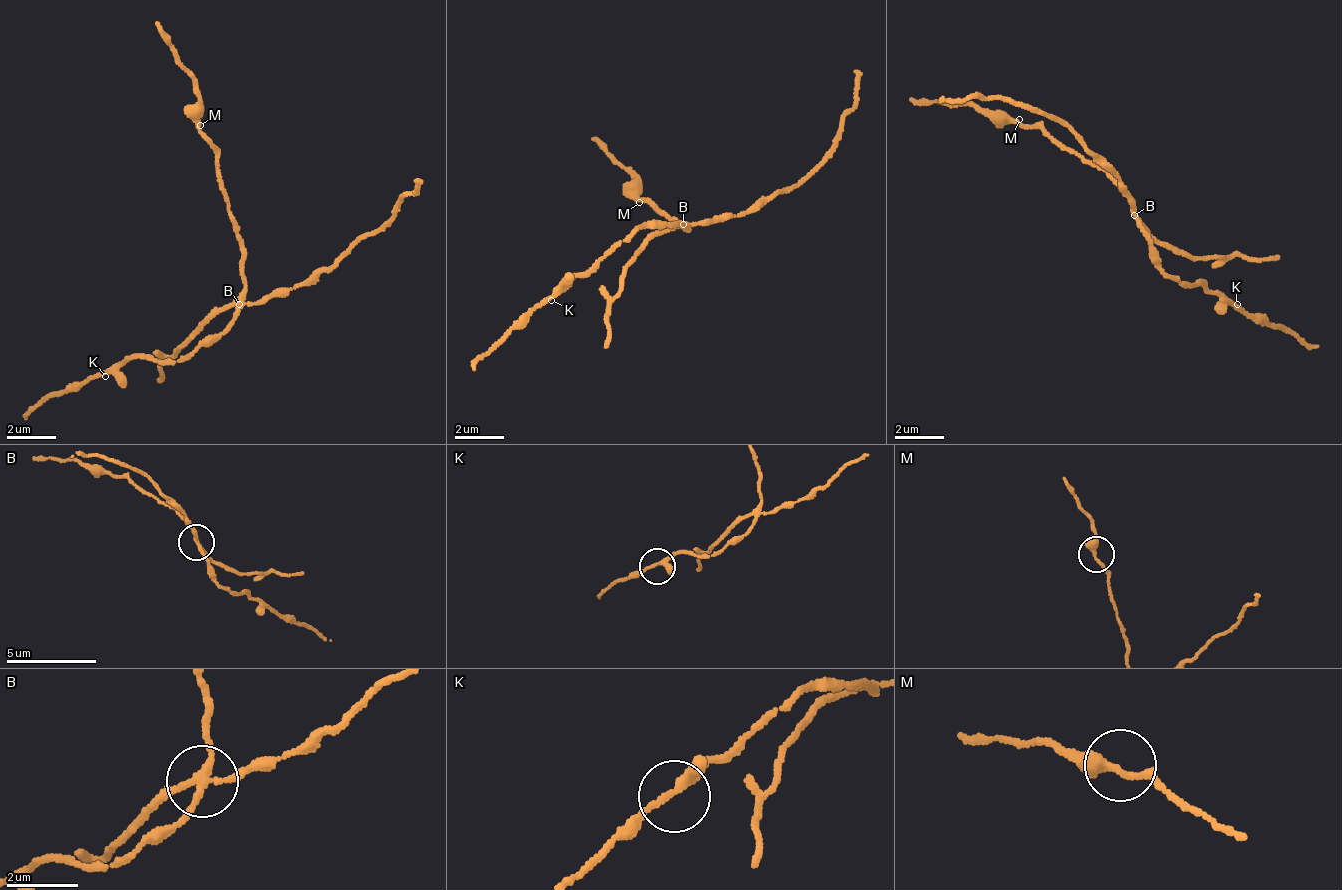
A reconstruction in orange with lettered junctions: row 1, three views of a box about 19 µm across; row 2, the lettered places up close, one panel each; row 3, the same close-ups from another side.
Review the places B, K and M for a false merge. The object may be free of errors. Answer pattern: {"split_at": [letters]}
{"split_at": ["B"]}

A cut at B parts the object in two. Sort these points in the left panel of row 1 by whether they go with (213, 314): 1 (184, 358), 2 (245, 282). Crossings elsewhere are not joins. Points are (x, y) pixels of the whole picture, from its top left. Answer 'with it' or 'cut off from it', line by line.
1: cut off from it
2: cut off from it

